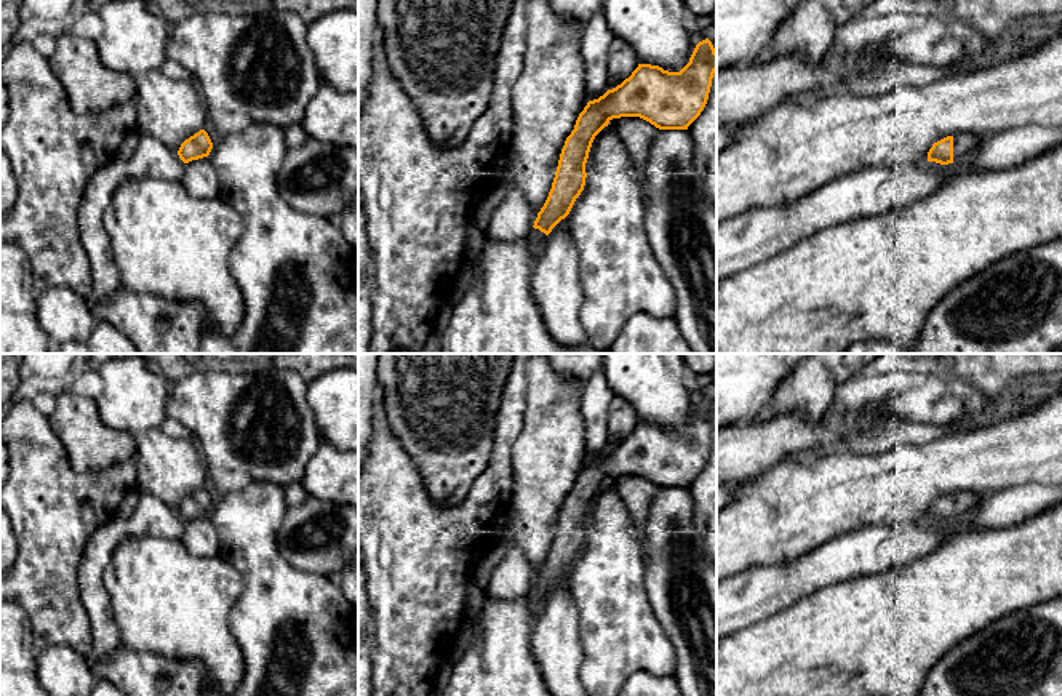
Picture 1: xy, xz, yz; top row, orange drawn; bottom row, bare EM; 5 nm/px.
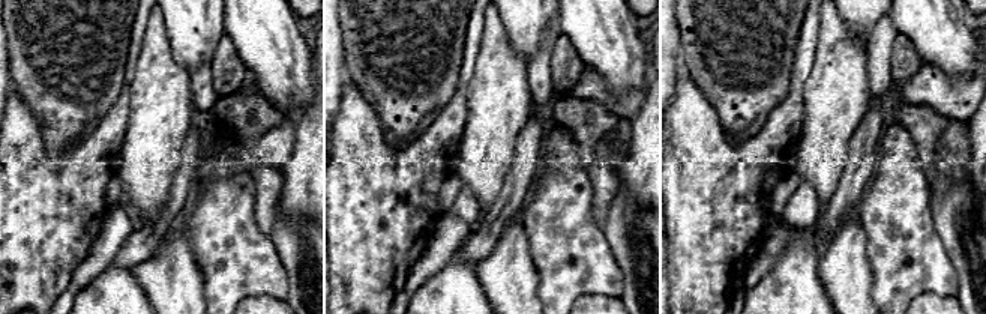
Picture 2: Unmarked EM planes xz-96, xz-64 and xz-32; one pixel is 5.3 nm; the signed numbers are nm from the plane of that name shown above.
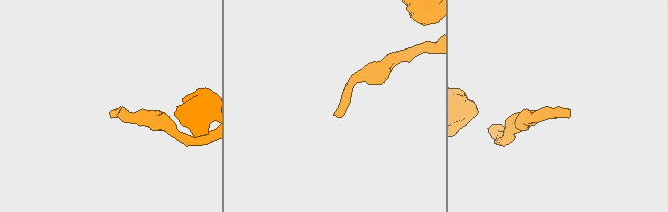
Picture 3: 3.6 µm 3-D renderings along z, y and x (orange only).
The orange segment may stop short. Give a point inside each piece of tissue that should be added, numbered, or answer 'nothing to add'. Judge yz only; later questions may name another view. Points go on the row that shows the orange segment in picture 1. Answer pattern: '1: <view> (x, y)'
1: yz (965, 144)

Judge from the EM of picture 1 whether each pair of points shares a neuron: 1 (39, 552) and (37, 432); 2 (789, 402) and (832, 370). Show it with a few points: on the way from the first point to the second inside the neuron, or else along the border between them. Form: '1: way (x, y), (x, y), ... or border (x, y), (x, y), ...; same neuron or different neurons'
1: way (39, 522), (39, 463); same neuron
2: way (800, 394), (821, 375); same neuron

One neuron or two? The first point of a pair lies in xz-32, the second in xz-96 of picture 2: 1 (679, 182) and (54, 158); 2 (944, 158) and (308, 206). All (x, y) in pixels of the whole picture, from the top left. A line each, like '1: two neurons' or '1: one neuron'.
1: two neurons
2: two neurons

